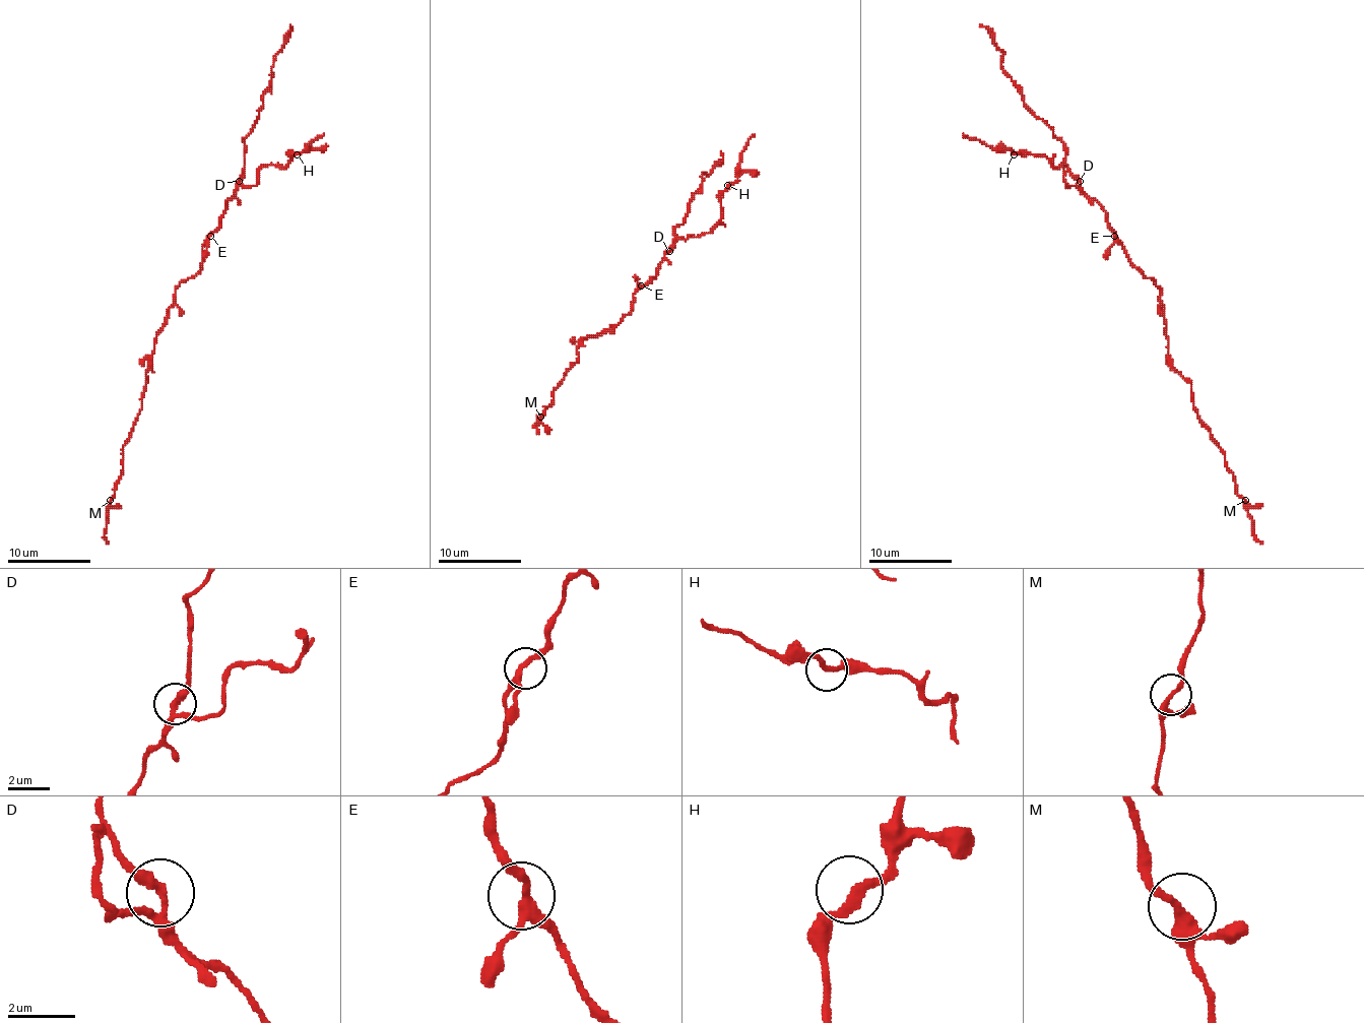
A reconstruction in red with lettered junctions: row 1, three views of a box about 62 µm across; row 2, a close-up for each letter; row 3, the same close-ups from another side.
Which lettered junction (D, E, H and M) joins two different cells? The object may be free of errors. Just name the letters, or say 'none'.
none

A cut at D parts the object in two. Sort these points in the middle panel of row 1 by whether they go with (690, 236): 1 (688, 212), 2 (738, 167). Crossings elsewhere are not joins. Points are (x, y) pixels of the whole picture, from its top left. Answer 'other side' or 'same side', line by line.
1: other side
2: same side

